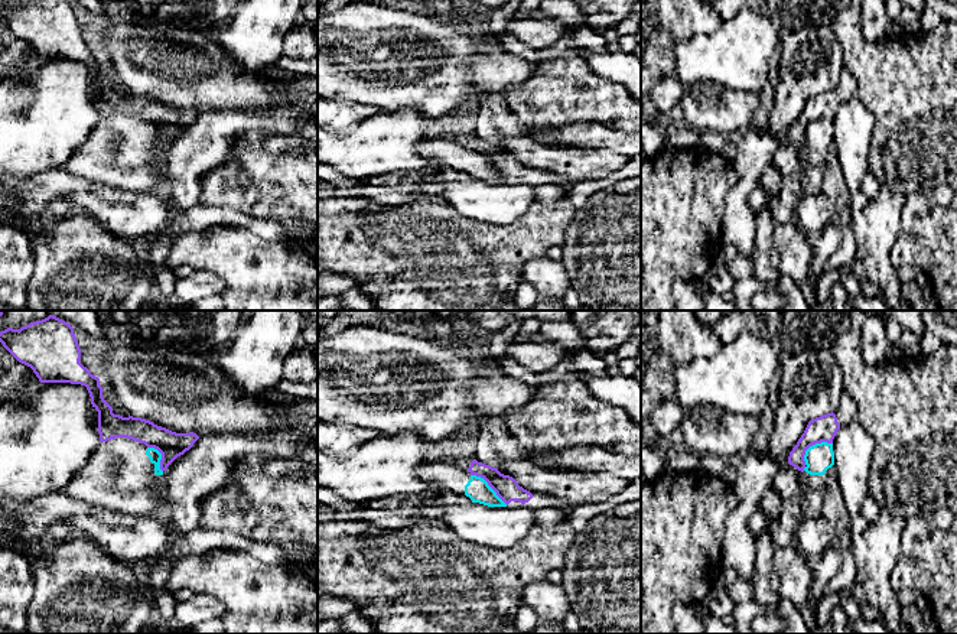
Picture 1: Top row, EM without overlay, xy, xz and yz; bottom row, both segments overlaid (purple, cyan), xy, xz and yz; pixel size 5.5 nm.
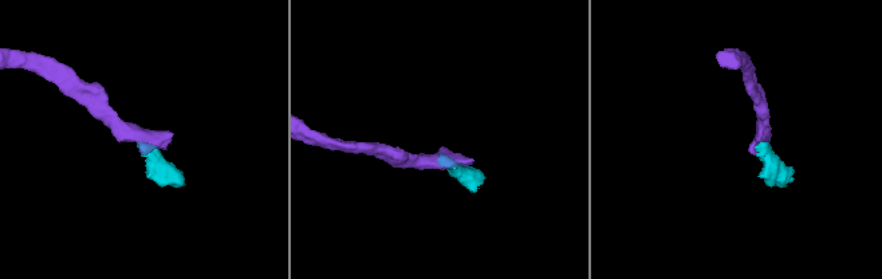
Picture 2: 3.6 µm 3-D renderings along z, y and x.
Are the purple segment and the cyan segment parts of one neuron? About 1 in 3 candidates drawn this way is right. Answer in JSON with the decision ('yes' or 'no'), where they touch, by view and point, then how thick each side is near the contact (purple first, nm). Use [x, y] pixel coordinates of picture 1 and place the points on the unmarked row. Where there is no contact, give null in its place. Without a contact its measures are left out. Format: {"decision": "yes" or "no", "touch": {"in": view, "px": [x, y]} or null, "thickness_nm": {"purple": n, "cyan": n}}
{"decision": "no", "touch": {"in": "yz", "px": [811, 122]}, "thickness_nm": {"purple": 140, "cyan": 160}}

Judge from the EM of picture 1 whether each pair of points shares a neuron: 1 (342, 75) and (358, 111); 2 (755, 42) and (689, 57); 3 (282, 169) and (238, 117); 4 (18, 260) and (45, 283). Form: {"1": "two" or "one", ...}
{"1": "two", "2": "one", "3": "two", "4": "two"}

